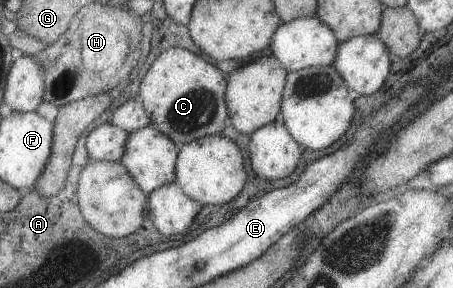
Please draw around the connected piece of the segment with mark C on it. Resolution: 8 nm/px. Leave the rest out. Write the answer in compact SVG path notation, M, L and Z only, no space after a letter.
M183 47L170 48L159 58L154 58L151 70L142 82L140 99L145 105L152 124L164 135L173 139L179 148L190 142L203 139L211 135L221 135L227 128L227 118L230 116L226 92L228 91L229 75L223 73L217 66L207 62L203 56L198 56L192 50Z

